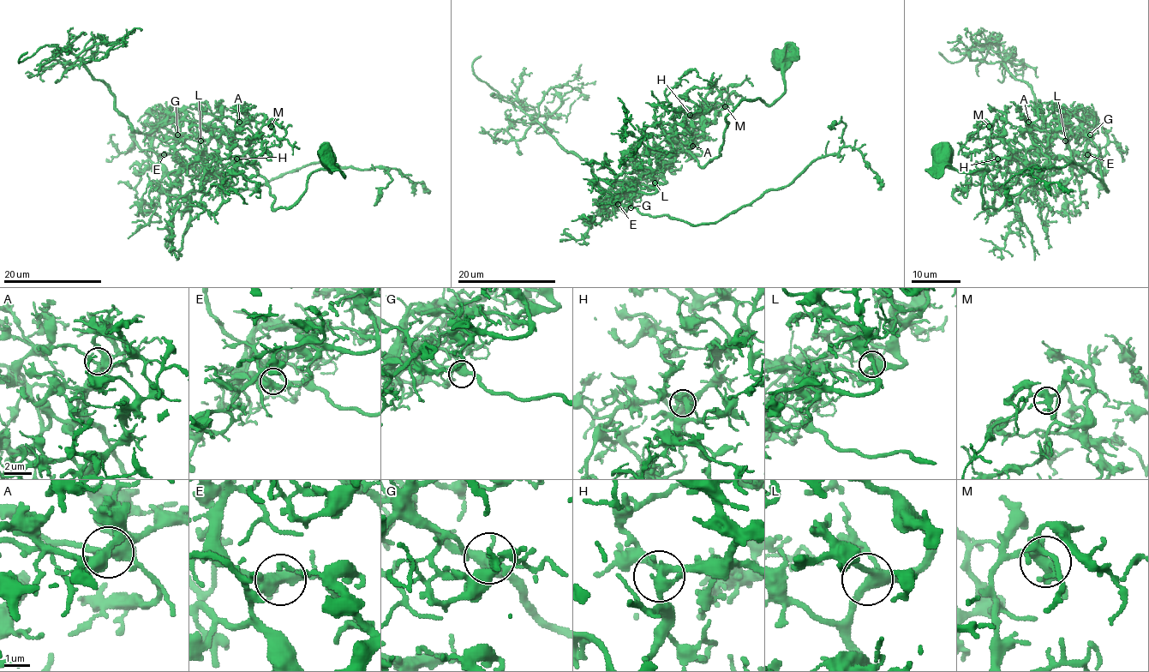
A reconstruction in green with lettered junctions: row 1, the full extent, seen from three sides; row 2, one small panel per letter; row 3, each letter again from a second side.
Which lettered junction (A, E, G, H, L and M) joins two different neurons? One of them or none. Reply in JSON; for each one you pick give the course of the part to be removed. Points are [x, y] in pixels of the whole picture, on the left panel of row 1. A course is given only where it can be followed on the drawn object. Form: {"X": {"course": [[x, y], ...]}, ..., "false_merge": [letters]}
{"E": {"course": [[164, 154], [152, 148], [160, 127], [204, 152], [236, 189], [316, 161], [397, 169], [424, 189]]}, "false_merge": ["E"]}

